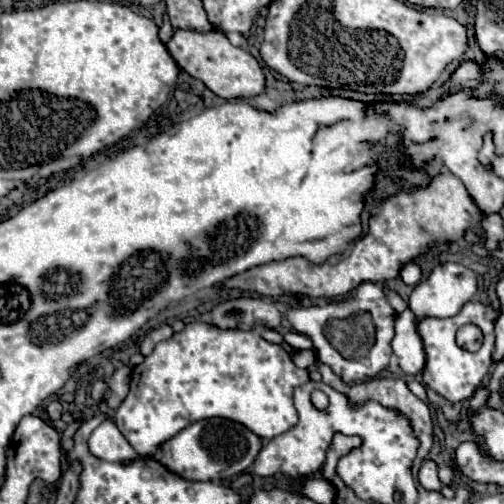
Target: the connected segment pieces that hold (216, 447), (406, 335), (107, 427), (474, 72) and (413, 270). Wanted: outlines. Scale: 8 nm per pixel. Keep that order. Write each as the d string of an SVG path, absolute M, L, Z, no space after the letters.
M213 417L185 427L181 433L165 441L153 457L187 481L217 481L245 471L255 461L261 443L261 437L241 423Z
M405 309L395 319L395 339L391 343L393 353L399 359L399 367L407 375L417 375L425 367L423 341L417 333L417 317Z
M113 421L101 423L89 437L87 445L91 447L93 455L107 457L107 461L133 461L137 453L127 443L127 439L121 435L121 431L115 427Z
M465 61L465 63L461 63L461 65L457 67L457 71L451 75L451 81L459 83L459 81L467 81L467 79L477 79L479 75L481 75L479 67L477 67L475 63L471 63L471 61Z
M407 263L407 265L401 269L401 279L403 279L407 285L415 287L415 285L419 283L419 279L421 279L421 267L419 267L417 263Z

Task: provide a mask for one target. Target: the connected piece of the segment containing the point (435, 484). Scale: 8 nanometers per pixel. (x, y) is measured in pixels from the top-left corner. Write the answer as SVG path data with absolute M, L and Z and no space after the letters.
M425 459L423 461L417 479L419 479L421 487L425 487L425 489L431 489L431 491L439 491L441 489L441 481L437 477L437 465L431 459Z

